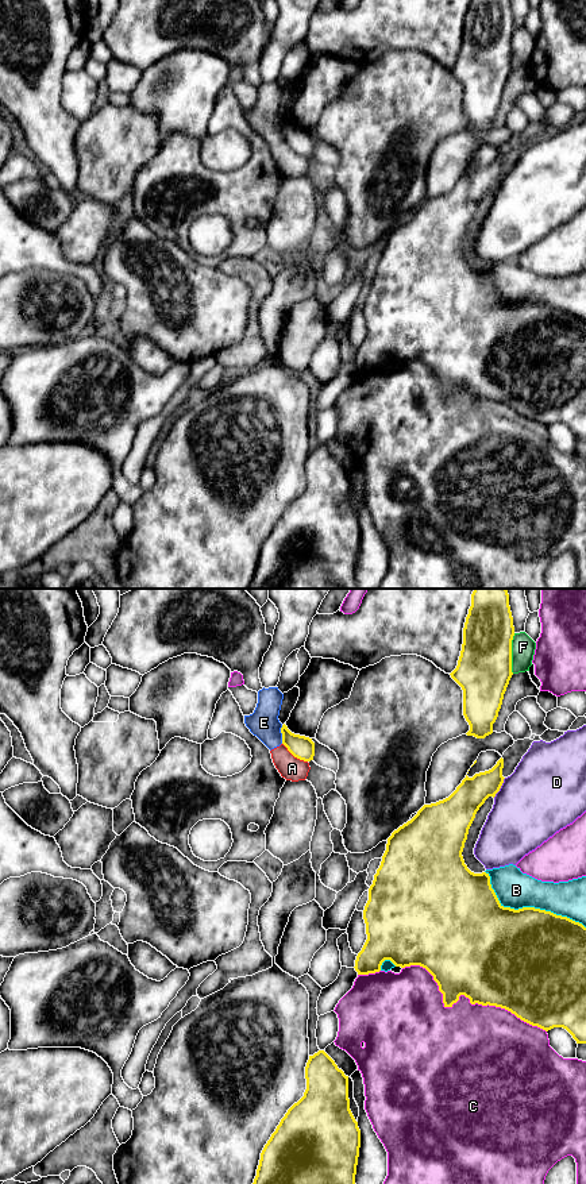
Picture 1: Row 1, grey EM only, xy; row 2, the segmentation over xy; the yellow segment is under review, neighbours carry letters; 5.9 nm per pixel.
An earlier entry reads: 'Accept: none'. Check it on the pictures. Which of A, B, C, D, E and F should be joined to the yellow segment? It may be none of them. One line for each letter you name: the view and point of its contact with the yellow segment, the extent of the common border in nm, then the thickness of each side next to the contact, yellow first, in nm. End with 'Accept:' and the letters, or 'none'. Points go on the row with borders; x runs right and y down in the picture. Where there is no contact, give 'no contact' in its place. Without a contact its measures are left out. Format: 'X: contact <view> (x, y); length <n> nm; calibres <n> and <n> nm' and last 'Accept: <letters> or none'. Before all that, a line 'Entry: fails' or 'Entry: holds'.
Entry: holds
Accept: none

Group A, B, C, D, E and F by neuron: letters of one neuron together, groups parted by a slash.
A E / B / C / D / F

